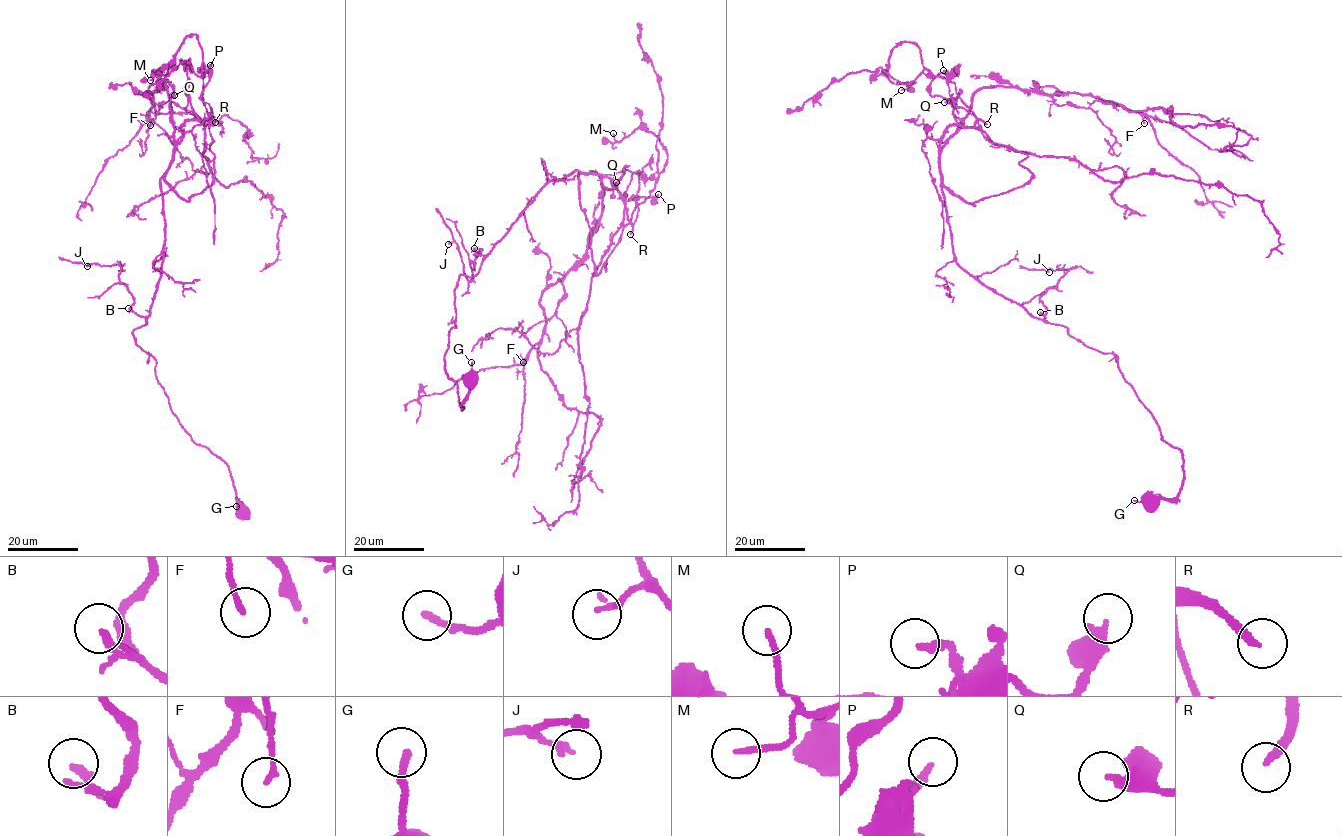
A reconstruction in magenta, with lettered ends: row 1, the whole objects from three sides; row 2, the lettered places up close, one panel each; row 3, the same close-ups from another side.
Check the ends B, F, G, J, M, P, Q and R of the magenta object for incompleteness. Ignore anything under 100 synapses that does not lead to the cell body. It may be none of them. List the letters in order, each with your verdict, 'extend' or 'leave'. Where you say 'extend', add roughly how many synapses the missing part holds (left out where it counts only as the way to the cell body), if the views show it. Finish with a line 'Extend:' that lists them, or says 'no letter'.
B: leave
F: leave
G: leave
J: leave
M: leave
P: leave
Q: leave
R: extend; 140 synapses
Extend: R

